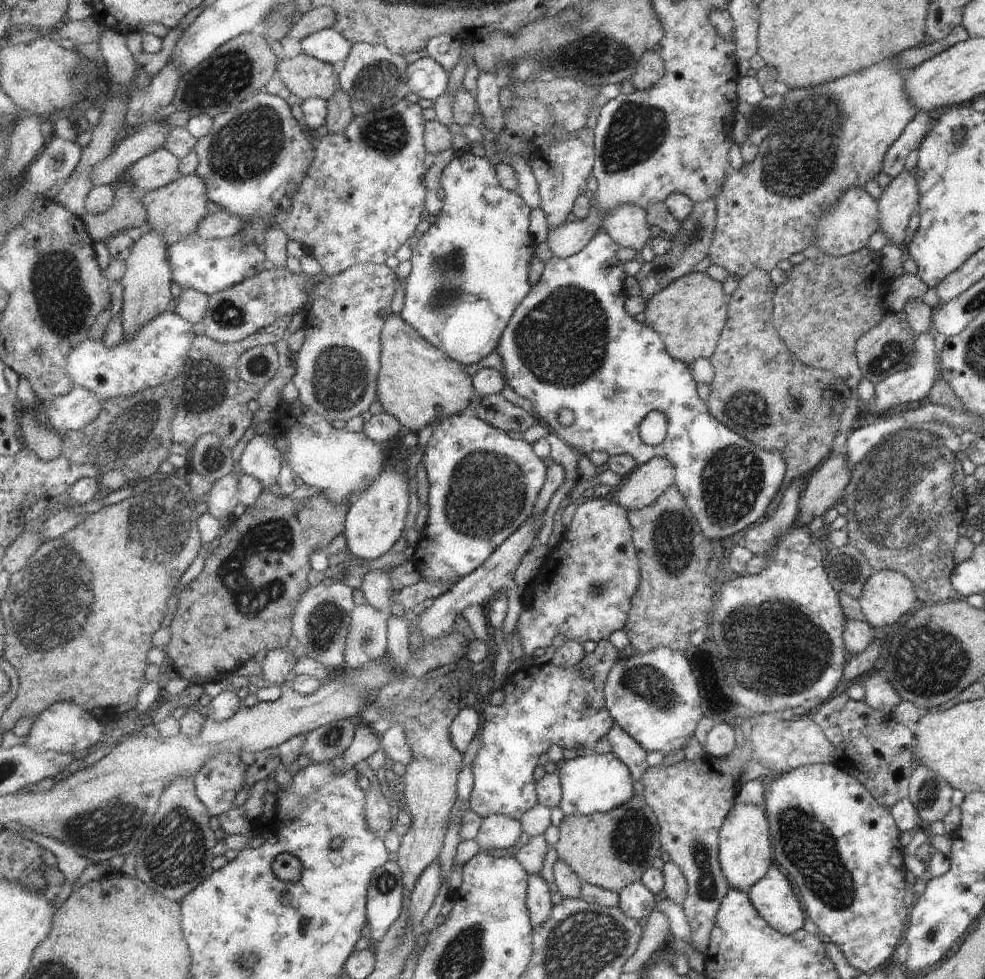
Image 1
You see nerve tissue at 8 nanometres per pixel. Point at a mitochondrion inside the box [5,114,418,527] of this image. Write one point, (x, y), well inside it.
(64, 304)

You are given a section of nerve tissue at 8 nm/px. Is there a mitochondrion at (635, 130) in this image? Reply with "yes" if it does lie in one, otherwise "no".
yes

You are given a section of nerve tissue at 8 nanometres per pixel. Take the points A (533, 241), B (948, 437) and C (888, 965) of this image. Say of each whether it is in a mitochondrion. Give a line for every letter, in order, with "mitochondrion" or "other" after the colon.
A: other
B: mitochondrion
C: other

